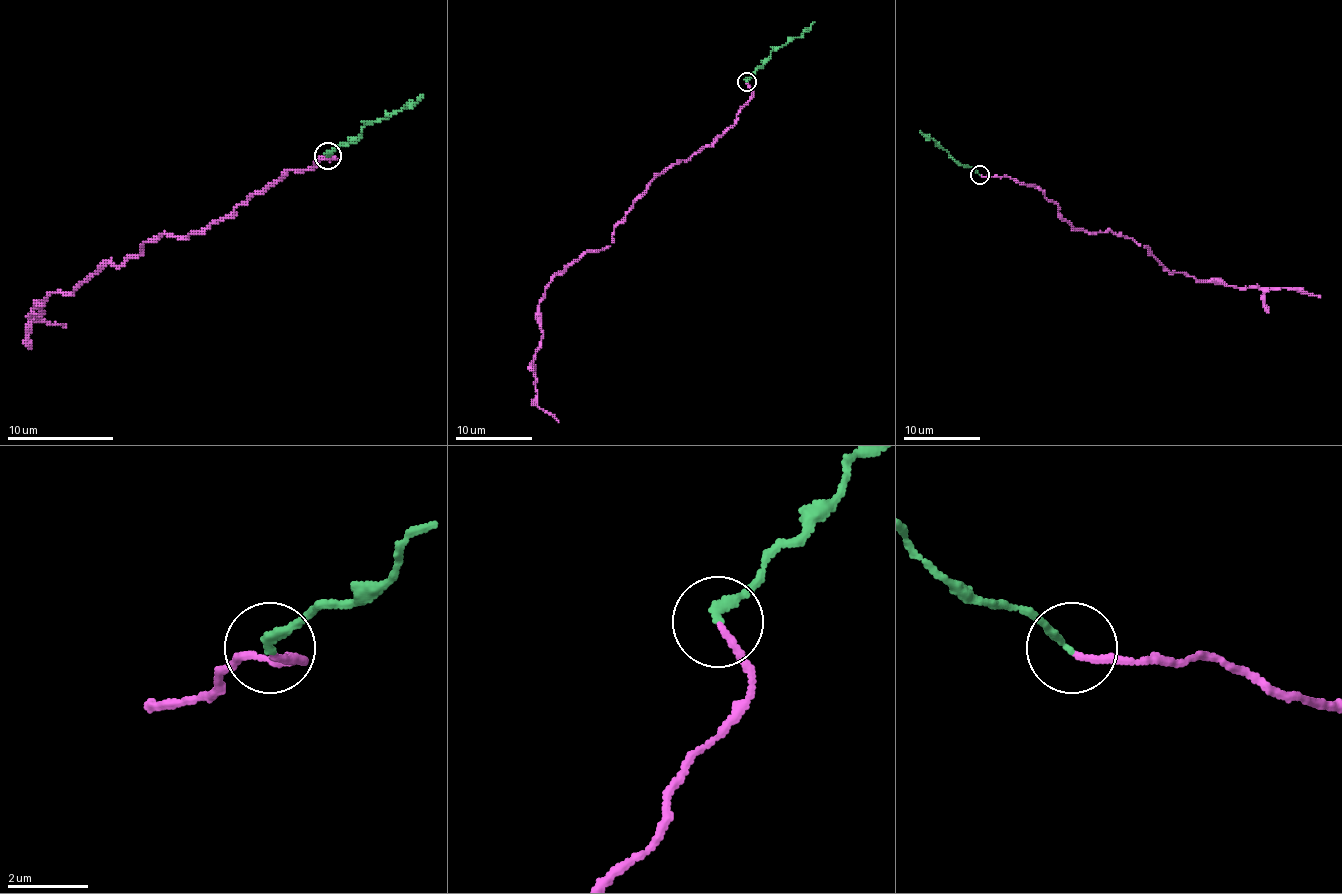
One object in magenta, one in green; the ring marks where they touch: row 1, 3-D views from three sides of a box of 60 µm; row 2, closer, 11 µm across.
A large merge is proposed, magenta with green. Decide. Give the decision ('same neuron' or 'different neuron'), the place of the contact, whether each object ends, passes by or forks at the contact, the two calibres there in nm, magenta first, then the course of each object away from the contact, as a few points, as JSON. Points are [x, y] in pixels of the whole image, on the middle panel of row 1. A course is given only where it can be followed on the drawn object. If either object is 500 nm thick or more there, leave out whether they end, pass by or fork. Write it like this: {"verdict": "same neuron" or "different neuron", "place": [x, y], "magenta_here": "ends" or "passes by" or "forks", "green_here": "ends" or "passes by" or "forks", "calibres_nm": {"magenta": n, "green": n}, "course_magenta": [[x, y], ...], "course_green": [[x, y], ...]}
{"verdict": "same neuron", "place": [746, 82], "magenta_here": "ends", "green_here": "ends", "calibres_nm": {"magenta": 140, "green": 220}, "course_magenta": [[746, 81], [751, 99], [734, 123], [656, 177], [610, 246], [587, 252], [545, 290], [535, 391], [558, 422]], "course_green": [[746, 81], [774, 49], [799, 37], [815, 22]]}

